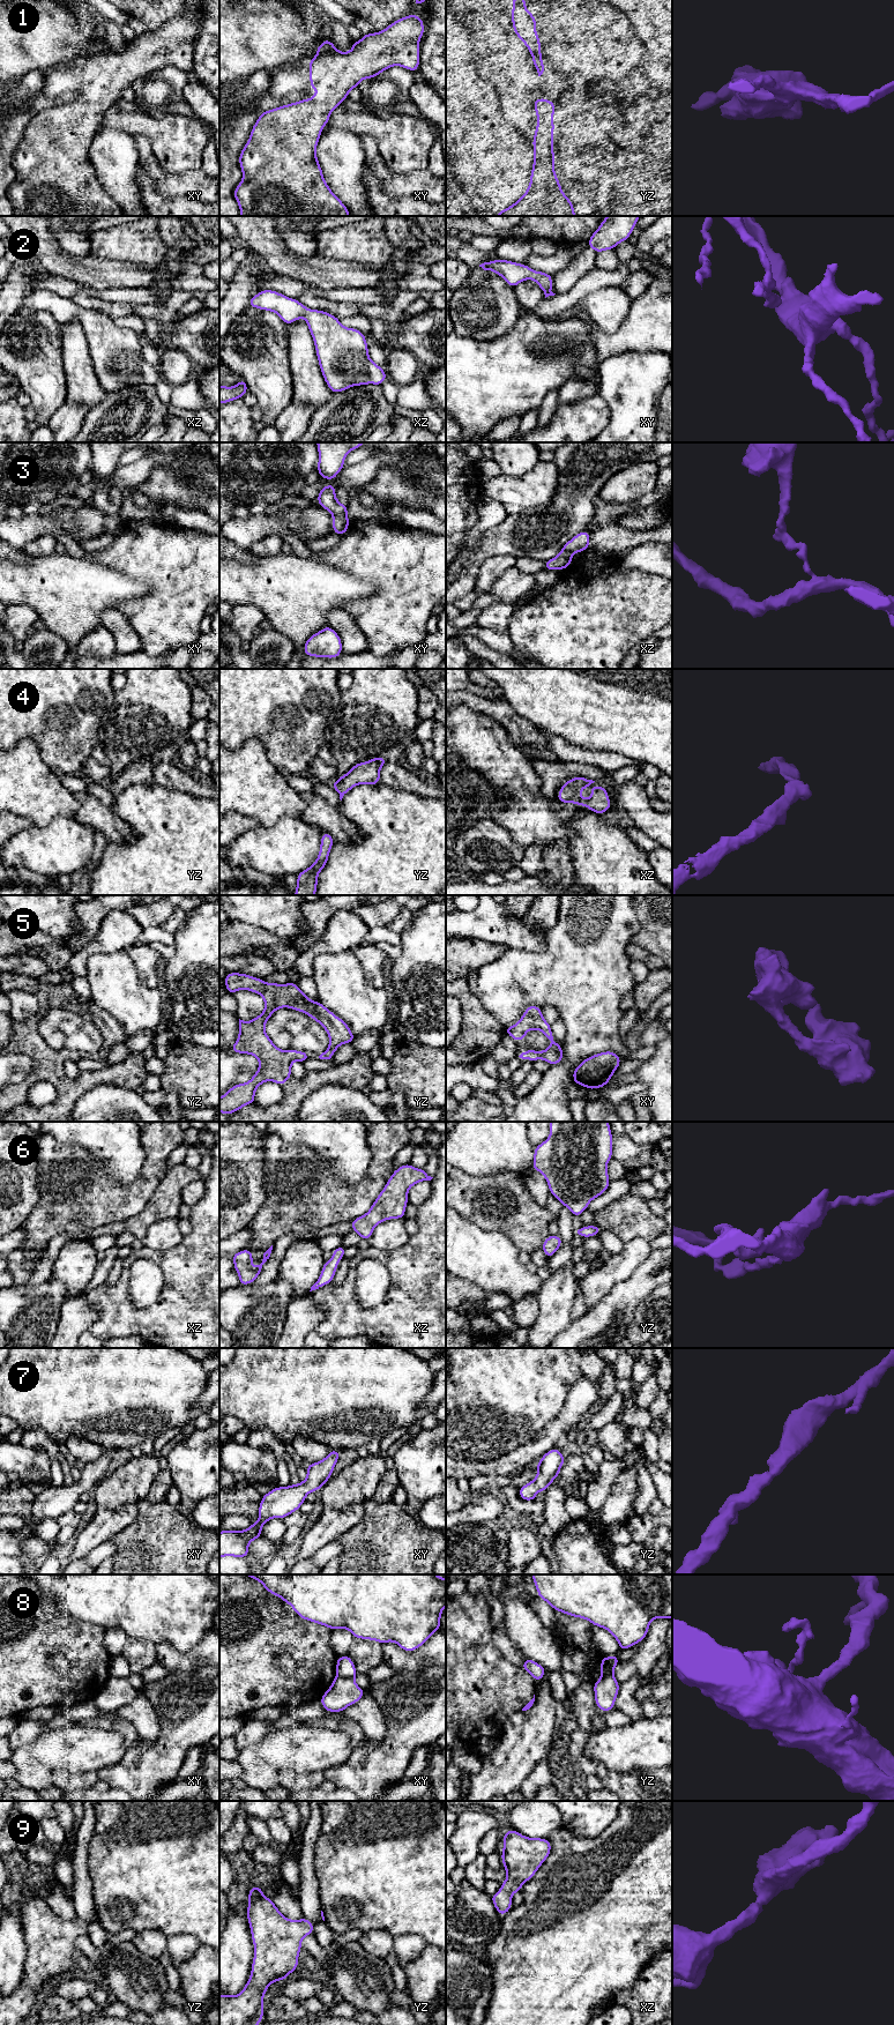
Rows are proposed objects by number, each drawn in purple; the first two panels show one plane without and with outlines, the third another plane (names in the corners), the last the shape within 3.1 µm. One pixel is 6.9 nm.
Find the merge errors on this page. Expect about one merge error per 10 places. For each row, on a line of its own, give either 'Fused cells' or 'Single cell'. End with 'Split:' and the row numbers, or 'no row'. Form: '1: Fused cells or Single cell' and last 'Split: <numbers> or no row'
1: Single cell
2: Single cell
3: Fused cells
4: Single cell
5: Single cell
6: Single cell
7: Single cell
8: Fused cells
9: Single cell
Split: 3, 8

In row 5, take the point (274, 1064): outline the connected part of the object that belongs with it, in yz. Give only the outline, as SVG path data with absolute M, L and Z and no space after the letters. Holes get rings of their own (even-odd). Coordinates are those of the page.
M228 973L224 981L226 991L231 995L237 990L248 990L261 995L265 1000L265 1011L260 1015L251 1021L239 1019L238 1040L230 1050L255 1056L259 1059L259 1070L249 1081L232 1086L219 1097L219 1112L224 1115L231 1115L247 1104L255 1103L255 1090L266 1081L283 1086L292 1075L292 1063L296 1060L304 1063L311 1057L299 1050L281 1050L273 1043L265 1026L276 1010L289 1007L299 1011L325 1028L329 1045L319 1056L320 1059L330 1059L340 1045L352 1044L355 1040L343 1019L336 1017L319 1000L311 1000L295 982L267 983L262 978L241 973Z

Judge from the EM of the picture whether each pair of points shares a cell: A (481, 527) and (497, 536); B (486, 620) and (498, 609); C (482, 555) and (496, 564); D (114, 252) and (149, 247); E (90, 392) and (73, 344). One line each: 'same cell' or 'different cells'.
A: different cells
B: same cell
C: different cells
D: same cell
E: same cell

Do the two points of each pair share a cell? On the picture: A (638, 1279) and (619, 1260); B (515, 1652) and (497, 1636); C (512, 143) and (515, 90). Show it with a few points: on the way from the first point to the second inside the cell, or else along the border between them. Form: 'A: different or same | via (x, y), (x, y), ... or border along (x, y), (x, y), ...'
A: different | border along (650, 1253), (626, 1279), (619, 1280), (610, 1289)
B: same | via (511, 1650), (501, 1640)
C: different | border along (500, 102), (501, 116), (531, 142)

